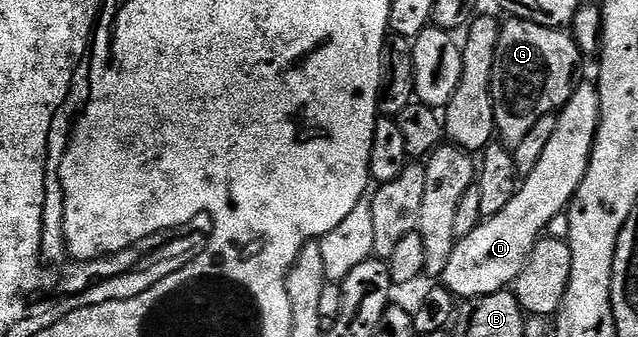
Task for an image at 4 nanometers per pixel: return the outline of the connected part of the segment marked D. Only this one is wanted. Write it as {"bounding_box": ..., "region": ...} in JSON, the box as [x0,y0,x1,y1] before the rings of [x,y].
{"bounding_box":[440,82,599,301],"region":[[[579,82],[568,102],[557,114],[556,130],[552,133],[547,147],[540,153],[539,162],[535,168],[519,184],[519,191],[513,195],[512,200],[500,213],[483,220],[472,233],[466,234],[464,238],[455,243],[452,255],[448,259],[448,265],[445,266],[445,271],[440,277],[441,284],[448,288],[455,295],[455,298],[465,301],[477,296],[487,296],[488,293],[500,292],[511,286],[518,278],[532,249],[549,228],[551,219],[565,212],[574,198],[576,189],[579,188],[580,181],[584,179],[584,173],[587,172],[587,167],[590,164],[595,135],[598,132],[599,107],[597,86],[593,82]]]}

